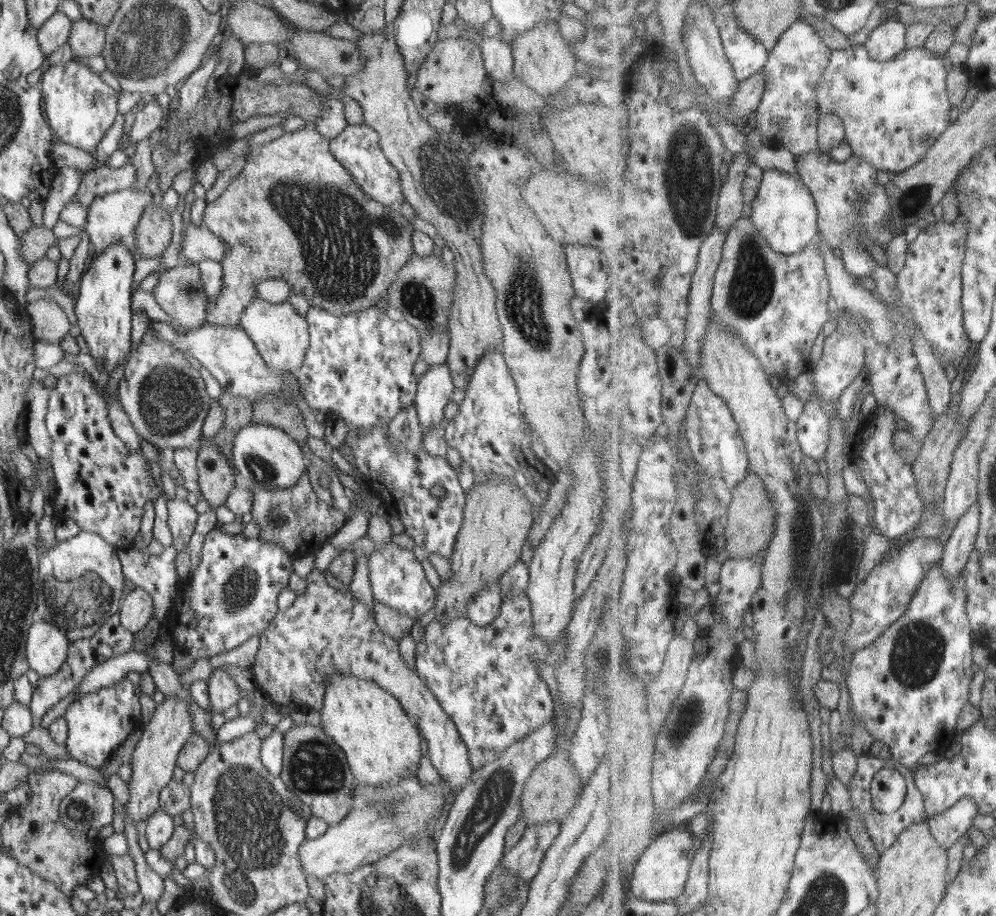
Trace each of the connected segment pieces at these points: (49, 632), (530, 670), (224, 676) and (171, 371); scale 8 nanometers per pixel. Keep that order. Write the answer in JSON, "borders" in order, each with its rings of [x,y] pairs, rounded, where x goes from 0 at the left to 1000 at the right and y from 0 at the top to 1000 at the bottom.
{"borders":[[[[35,676],[30,682],[27,692],[27,702],[25,705],[25,715],[29,725],[29,729],[35,731],[40,739],[47,739],[55,737],[60,728],[67,721],[68,713],[72,700],[52,680]]],[[[511,646],[511,648],[504,650],[504,653],[505,657],[504,660],[502,660],[502,669],[500,669],[500,674],[490,683],[478,683],[475,679],[472,679],[469,672],[463,672],[458,677],[449,679],[449,681],[441,678],[438,680],[436,678],[427,683],[427,693],[424,701],[420,702],[418,709],[419,736],[422,740],[426,741],[430,751],[434,754],[434,758],[440,763],[443,772],[449,777],[451,785],[458,791],[461,802],[469,814],[472,834],[476,841],[492,834],[492,832],[498,830],[511,814],[524,808],[528,802],[535,799],[535,797],[546,793],[555,786],[556,783],[557,767],[554,765],[554,758],[552,758],[550,747],[544,741],[544,738],[540,735],[540,728],[538,728],[538,725],[540,725],[538,721],[548,721],[548,718],[550,718],[550,711],[552,711],[553,707],[547,699],[540,697],[536,692],[534,664],[528,646]]],[[[215,724],[215,733],[208,742],[210,749],[211,777],[223,778],[227,773],[238,769],[241,764],[241,753],[225,728]]],[[[151,358],[147,360],[137,382],[131,384],[119,428],[122,447],[136,471],[151,485],[158,480],[164,490],[196,487],[203,475],[204,463],[214,439],[200,405],[192,401],[186,386],[163,372]]]]}

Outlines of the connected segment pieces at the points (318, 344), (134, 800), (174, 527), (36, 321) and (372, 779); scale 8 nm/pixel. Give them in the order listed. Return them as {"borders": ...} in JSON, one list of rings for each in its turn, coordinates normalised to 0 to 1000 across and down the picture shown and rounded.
{"borders":[[[[311,333],[307,348],[311,378],[303,401],[295,408],[309,444],[333,459],[343,456],[351,466],[349,473],[359,476],[361,465],[372,469],[416,441],[420,422],[416,398],[422,390],[418,358],[393,349],[386,337],[377,334],[337,344]]],[[[167,760],[165,766],[157,772],[153,786],[144,791],[131,832],[132,850],[128,856],[131,871],[129,878],[126,878],[129,894],[135,895],[137,900],[146,897],[151,890],[161,884],[162,862],[174,849],[181,818],[196,799],[188,766],[175,760]]],[[[170,545],[168,556],[169,576],[172,579],[174,594],[179,604],[182,599],[189,598],[200,561],[195,552],[185,545]]],[[[43,325],[26,333],[35,371],[59,376],[71,358],[66,342],[56,329]]],[[[347,735],[327,751],[321,794],[345,821],[352,844],[360,855],[385,857],[418,847],[424,808],[402,765],[377,742]]]]}

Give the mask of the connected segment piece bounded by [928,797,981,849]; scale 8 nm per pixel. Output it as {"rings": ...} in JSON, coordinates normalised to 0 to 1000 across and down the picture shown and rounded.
{"rings":[[[972,870],[966,877],[960,878],[960,881],[933,893],[936,907],[940,916],[954,927],[958,921],[962,921],[968,913],[972,912],[974,906],[979,905],[978,895],[984,891],[984,879],[980,873]]]}

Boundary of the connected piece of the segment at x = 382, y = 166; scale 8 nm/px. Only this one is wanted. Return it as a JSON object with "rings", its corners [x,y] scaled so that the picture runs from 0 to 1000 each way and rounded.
{"rings":[[[349,135],[339,148],[331,153],[330,160],[332,167],[341,176],[341,179],[344,179],[345,183],[349,184],[361,205],[379,222],[392,226],[406,221],[401,188],[384,166],[380,146],[371,138]]]}

